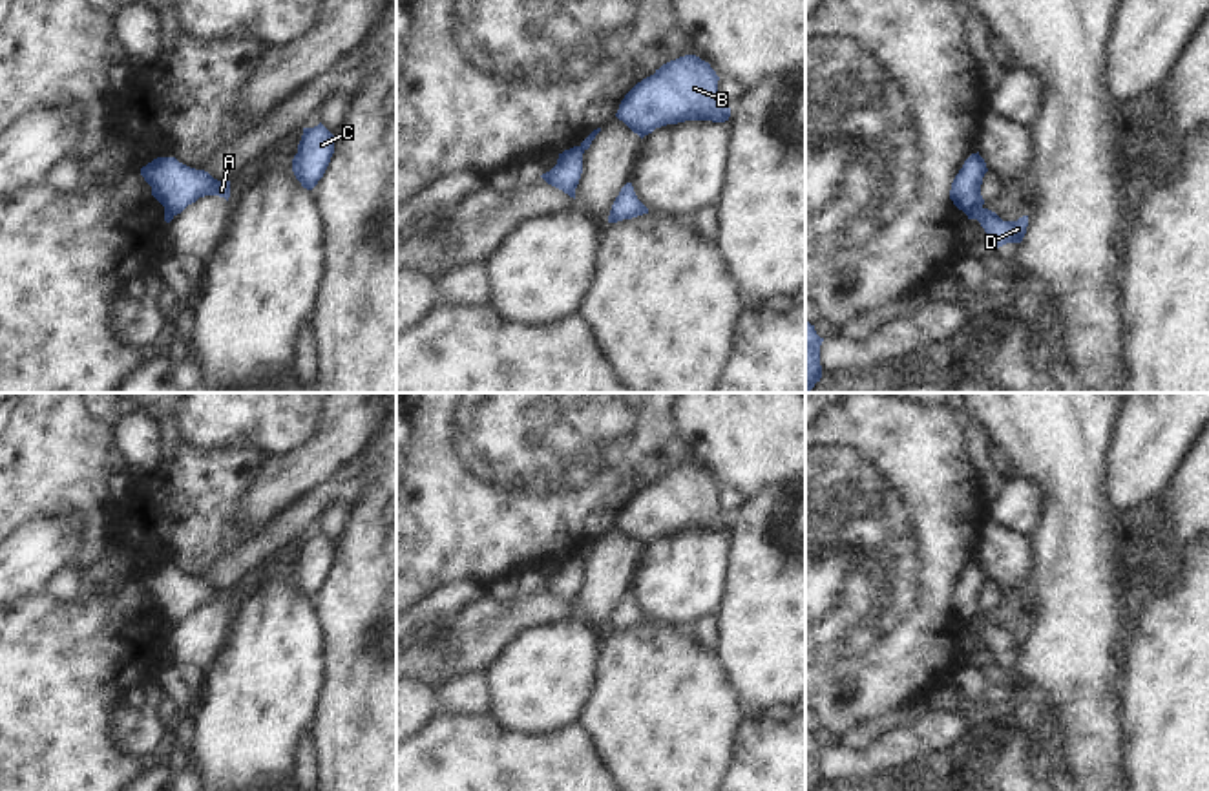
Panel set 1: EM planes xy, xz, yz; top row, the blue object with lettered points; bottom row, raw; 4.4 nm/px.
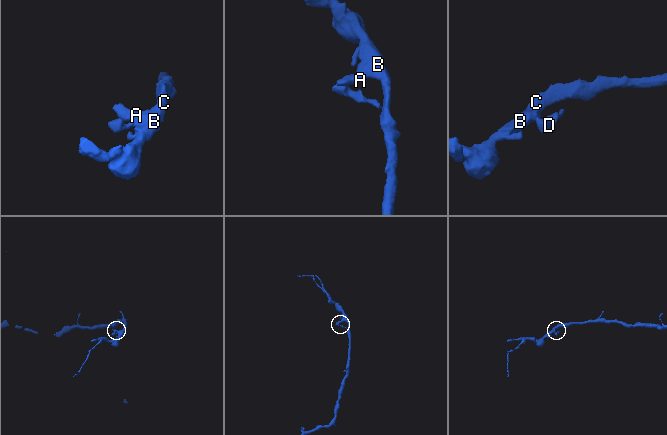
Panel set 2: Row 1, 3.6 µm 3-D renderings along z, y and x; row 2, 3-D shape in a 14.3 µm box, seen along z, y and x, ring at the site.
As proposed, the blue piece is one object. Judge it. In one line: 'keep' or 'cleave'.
cleave

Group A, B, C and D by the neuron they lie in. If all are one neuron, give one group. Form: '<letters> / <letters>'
A B C / D

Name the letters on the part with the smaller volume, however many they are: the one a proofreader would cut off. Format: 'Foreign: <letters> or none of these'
Foreign: D

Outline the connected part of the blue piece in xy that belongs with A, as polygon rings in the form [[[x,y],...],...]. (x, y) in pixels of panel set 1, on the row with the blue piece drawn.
[[[157,157],[141,168],[141,175],[152,186],[152,195],[173,216],[205,195],[219,195],[228,201],[230,181],[217,181],[205,170],[190,168],[175,157]]]

